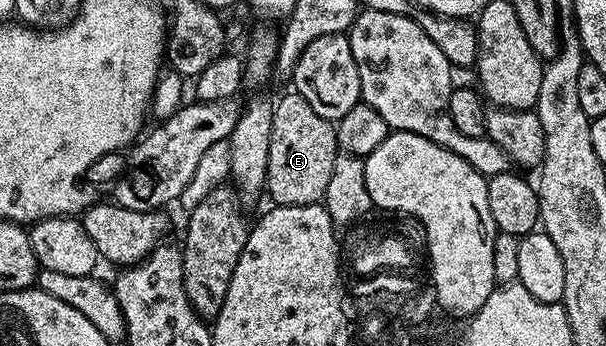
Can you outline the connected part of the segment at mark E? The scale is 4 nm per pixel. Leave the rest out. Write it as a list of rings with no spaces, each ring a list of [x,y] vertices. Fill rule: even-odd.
[[[287,90],[274,104],[272,138],[268,146],[265,195],[274,206],[308,206],[325,197],[332,178],[332,166],[340,149],[337,130],[331,121],[320,118],[299,92]]]

